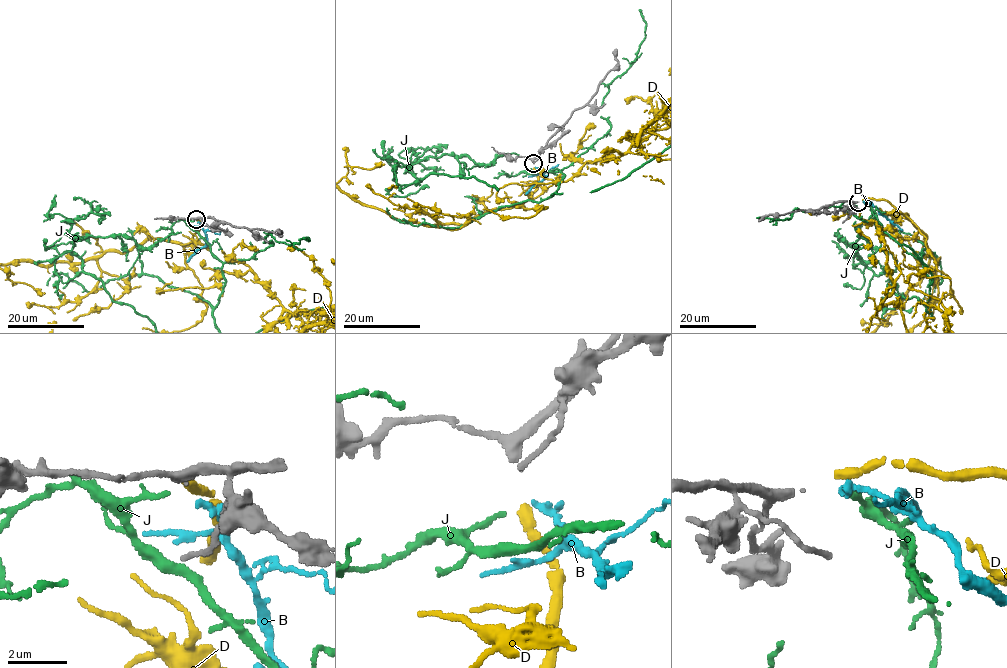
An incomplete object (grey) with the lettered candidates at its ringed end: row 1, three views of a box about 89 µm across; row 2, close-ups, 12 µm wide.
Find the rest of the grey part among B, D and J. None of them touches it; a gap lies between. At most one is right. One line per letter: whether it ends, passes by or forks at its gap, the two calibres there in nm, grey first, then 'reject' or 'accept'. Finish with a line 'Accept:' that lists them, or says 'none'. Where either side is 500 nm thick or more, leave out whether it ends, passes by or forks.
B: it passes by | 260/140 nm | reject
D: it ends | 260/340 nm | accept
J: it ends | 260/170 nm | reject
Accept: D

